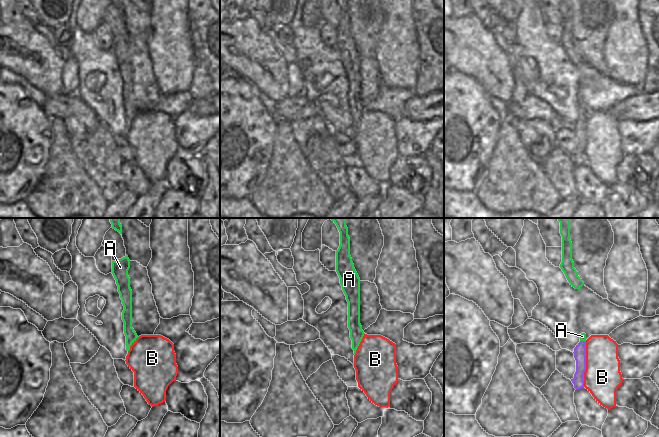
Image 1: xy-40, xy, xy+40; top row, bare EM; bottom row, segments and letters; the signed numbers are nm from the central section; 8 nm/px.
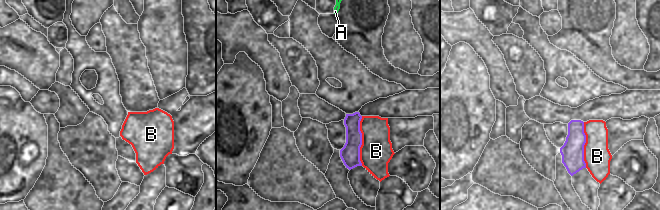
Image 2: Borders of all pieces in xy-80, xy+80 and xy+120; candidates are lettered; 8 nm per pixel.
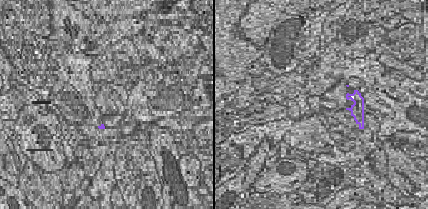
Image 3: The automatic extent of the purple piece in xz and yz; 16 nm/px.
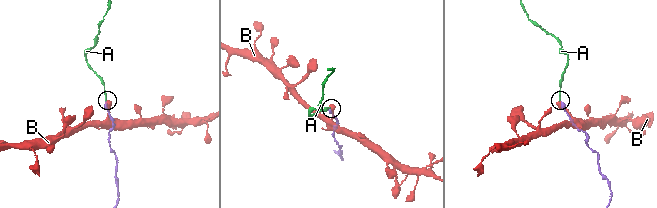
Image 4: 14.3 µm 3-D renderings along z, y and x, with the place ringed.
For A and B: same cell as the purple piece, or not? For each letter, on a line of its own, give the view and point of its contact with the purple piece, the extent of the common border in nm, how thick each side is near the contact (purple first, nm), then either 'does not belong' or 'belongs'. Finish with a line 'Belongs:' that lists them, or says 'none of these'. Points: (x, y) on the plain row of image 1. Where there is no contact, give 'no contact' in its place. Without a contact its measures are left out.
A: contact xy+40 (583, 117); length 50 nm; calibres 100 and 50 nm; belongs
B: contact xy+40 (585, 140); length 360 nm; calibres 100 and 300 nm; does not belong
Belongs: A

